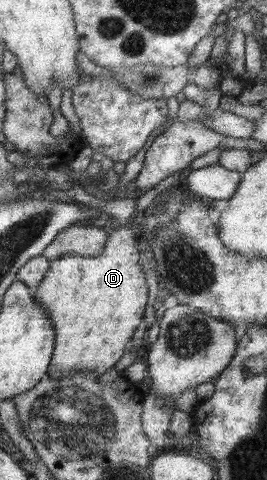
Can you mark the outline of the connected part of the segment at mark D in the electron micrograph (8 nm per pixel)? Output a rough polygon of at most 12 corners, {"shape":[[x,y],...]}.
{"shape":[[128,227],[52,260],[31,293],[55,336],[47,372],[106,373],[147,285]]}

